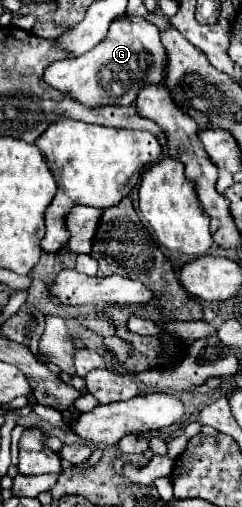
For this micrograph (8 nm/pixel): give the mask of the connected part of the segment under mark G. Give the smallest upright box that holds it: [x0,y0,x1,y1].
[44,16,168,106]

